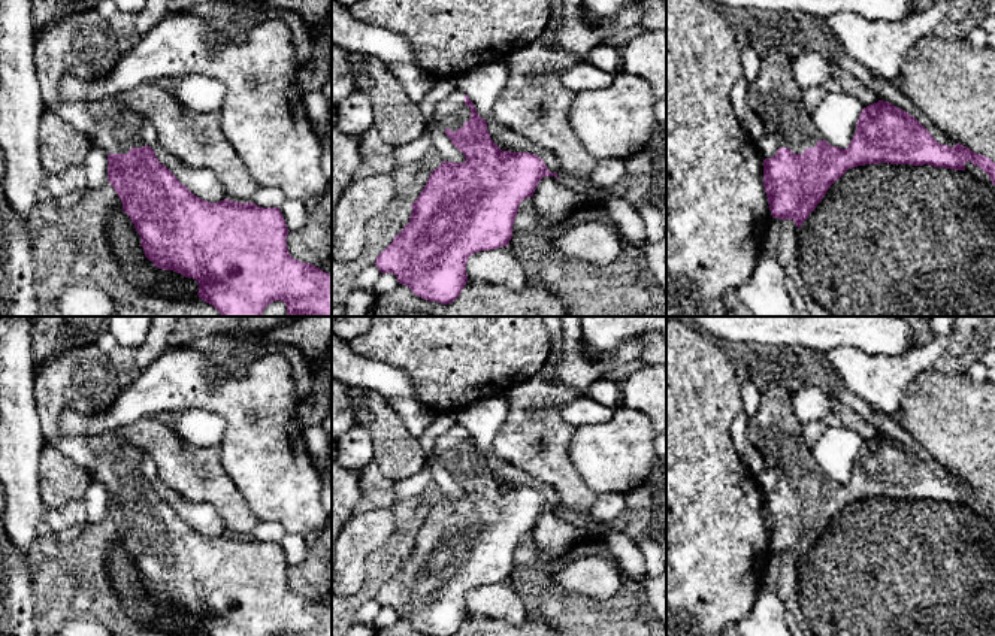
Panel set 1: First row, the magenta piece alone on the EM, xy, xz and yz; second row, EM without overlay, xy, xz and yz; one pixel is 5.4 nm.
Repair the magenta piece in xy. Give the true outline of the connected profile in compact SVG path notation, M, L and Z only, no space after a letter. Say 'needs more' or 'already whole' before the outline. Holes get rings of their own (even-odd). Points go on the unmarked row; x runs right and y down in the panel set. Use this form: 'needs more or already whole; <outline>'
needs more; M94 343L48 357L36 364L34 399L43 436L55 442L63 454L87 469L108 490L108 514L121 533L123 545L130 551L140 570L145 591L163 605L173 605L199 618L197 630L203 636L332 636L332 608L314 599L293 593L287 582L288 563L279 542L260 542L251 536L229 533L211 537L194 530L176 511L163 500L151 481L142 473L140 449L114 437L105 452L90 446L91 437L66 437L58 433L58 421L67 409L81 414L106 412L124 387L120 361L102 352Z

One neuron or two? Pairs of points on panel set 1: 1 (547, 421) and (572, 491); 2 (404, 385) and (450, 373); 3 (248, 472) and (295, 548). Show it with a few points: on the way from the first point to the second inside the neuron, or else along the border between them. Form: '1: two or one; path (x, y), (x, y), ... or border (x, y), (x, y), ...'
1: one; path (547, 439), (549, 462), (560, 474)
2: two; border (384, 362), (405, 372), (417, 400)
3: two; border (287, 533), (296, 533), (304, 538)

